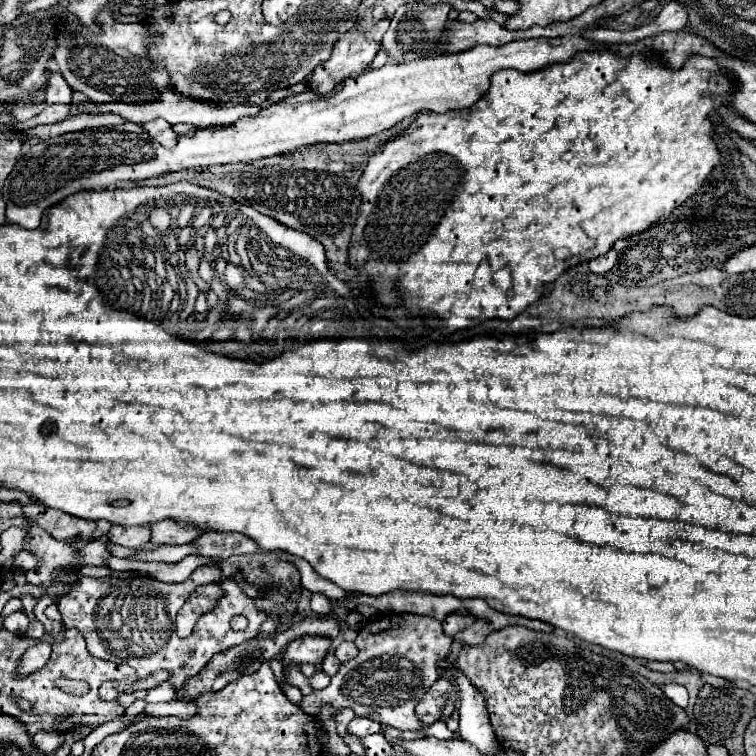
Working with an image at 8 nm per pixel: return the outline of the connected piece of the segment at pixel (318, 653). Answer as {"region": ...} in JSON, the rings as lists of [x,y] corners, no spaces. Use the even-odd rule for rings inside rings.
{"region":[[[302,636],[288,644],[286,654],[282,656],[282,664],[296,662],[300,664],[318,664],[326,658],[332,640],[326,636]]]}

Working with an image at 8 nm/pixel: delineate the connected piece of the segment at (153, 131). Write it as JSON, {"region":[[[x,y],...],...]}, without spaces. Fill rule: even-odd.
{"region":[[[152,120],[142,124],[142,128],[154,138],[158,140],[162,146],[166,148],[174,148],[174,140],[176,140],[176,132],[172,130],[172,126],[166,120]]]}

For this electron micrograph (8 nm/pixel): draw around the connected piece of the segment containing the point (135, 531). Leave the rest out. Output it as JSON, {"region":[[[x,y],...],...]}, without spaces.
{"region":[[[112,526],[108,532],[108,540],[112,544],[140,548],[150,540],[150,530],[146,526]]]}

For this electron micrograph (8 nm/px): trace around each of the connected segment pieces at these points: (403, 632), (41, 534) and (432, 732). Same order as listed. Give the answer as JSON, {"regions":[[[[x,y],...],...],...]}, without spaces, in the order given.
{"regions":[[[[404,614],[400,628],[390,628],[380,634],[372,634],[368,624],[358,632],[356,646],[358,656],[344,662],[324,690],[304,696],[300,708],[308,716],[318,716],[322,706],[336,710],[350,708],[358,718],[370,718],[400,730],[418,730],[420,722],[414,708],[434,680],[438,680],[440,670],[436,662],[446,658],[452,646],[452,638],[442,632],[442,624],[430,616]]],[[[32,526],[30,532],[28,532],[28,536],[24,538],[24,550],[32,552],[32,554],[38,558],[38,566],[32,568],[30,572],[26,572],[26,580],[28,580],[30,584],[34,584],[34,586],[46,588],[46,594],[38,600],[38,604],[36,604],[36,608],[34,608],[34,616],[46,626],[46,632],[48,632],[48,634],[58,636],[58,632],[62,632],[60,628],[64,628],[62,622],[48,620],[48,618],[44,616],[44,610],[58,600],[58,598],[54,598],[54,596],[66,594],[66,592],[68,592],[68,586],[70,586],[74,580],[78,580],[76,576],[64,576],[64,578],[60,578],[60,576],[56,576],[56,572],[66,572],[66,574],[74,572],[74,574],[76,574],[76,570],[80,570],[80,568],[84,566],[82,560],[78,560],[80,548],[76,546],[76,540],[56,540],[56,538],[52,538],[46,530],[42,530],[42,528],[38,528],[38,526]]],[[[434,722],[430,728],[424,728],[424,732],[428,736],[434,736],[434,738],[440,738],[440,740],[450,740],[456,736],[456,732],[450,732],[446,722]]]]}

